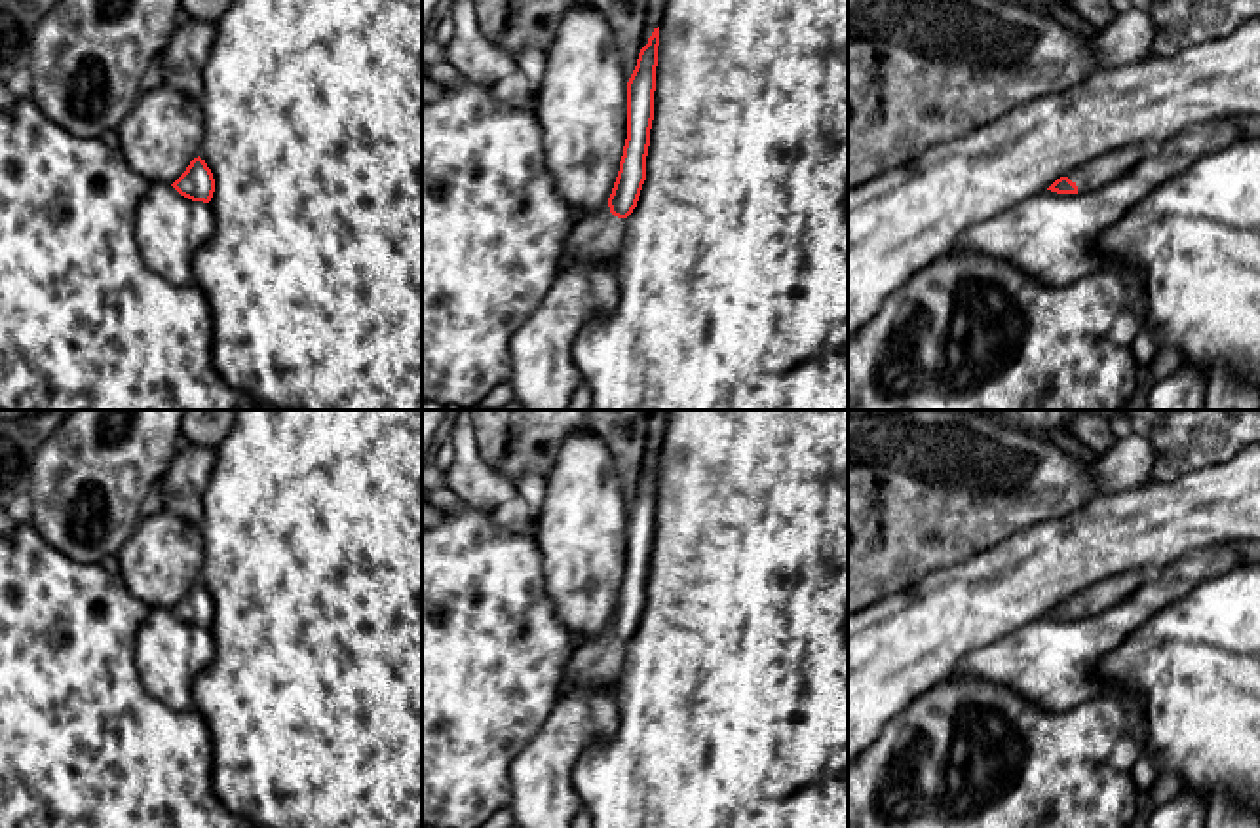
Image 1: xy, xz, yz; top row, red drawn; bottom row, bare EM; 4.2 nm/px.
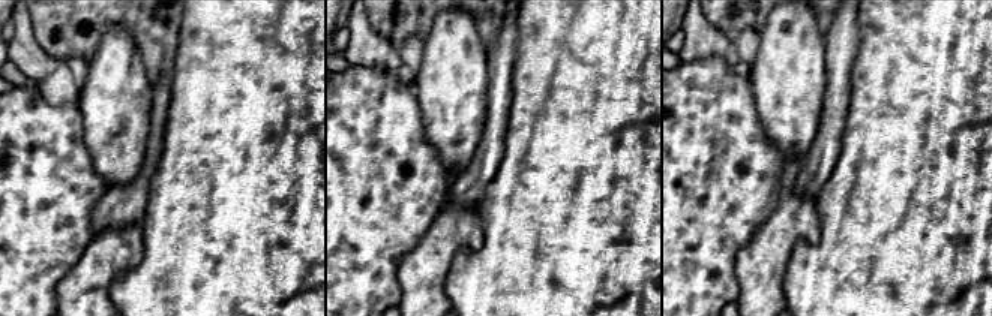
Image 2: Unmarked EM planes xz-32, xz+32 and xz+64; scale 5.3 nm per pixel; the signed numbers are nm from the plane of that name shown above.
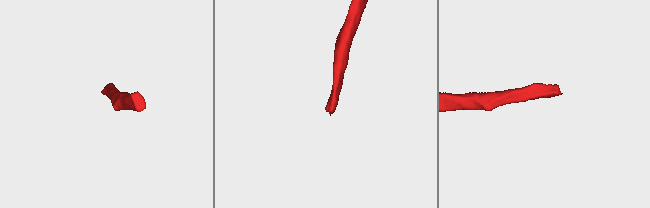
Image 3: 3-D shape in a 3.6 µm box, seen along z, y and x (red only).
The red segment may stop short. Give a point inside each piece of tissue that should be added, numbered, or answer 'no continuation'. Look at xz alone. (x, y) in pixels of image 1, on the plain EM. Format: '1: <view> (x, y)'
1: xz (595, 663)

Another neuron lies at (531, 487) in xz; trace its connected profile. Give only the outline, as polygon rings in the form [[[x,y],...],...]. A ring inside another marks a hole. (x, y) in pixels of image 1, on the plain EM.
[[[528,473],[521,477],[515,484],[517,494],[521,494],[528,501],[530,513],[536,518],[545,498],[545,479],[538,473]]]

